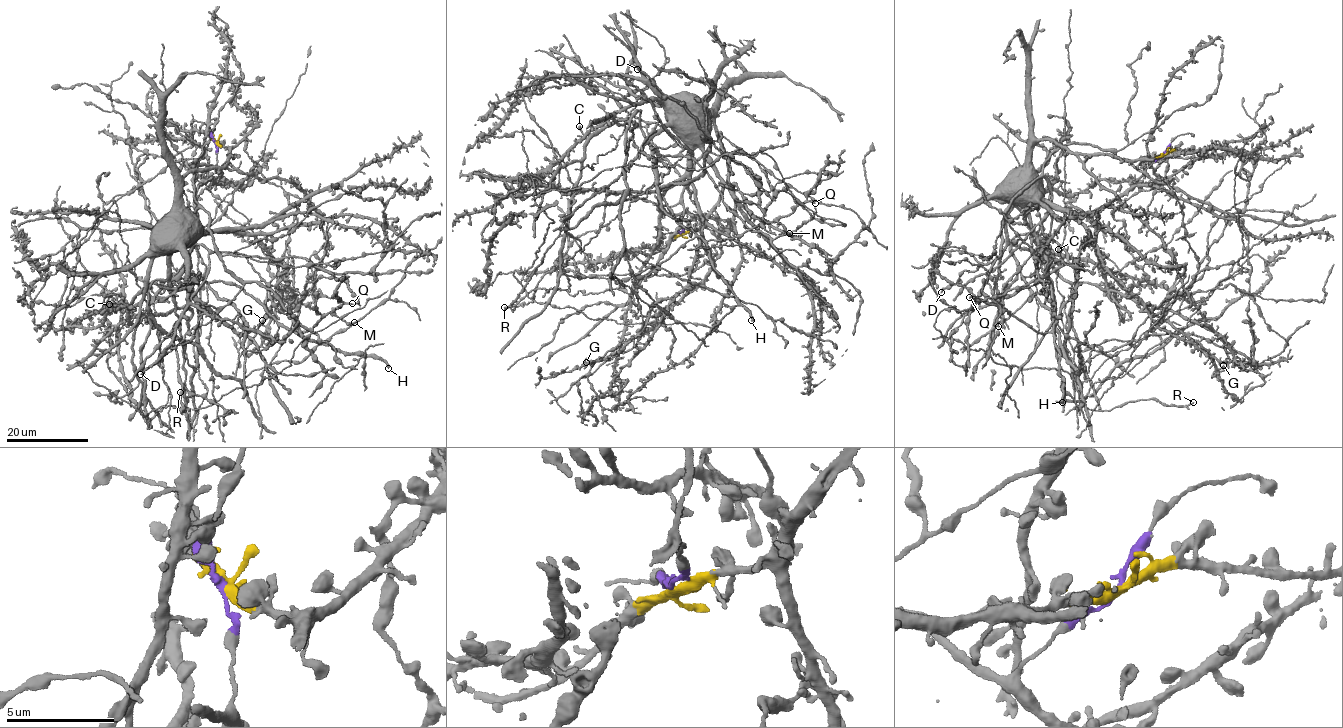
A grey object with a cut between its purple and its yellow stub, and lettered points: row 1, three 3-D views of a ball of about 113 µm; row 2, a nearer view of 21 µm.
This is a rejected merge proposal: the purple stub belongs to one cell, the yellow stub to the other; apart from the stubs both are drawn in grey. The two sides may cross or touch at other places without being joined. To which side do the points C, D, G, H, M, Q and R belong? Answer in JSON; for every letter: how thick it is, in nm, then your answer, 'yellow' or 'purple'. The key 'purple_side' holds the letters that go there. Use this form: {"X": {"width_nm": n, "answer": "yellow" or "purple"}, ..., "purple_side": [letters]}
{"C": {"width_nm": 400, "answer": "yellow"}, "D": {"width_nm": 170, "answer": "purple"}, "G": {"width_nm": 360, "answer": "yellow"}, "H": {"width_nm": 360, "answer": "purple"}, "M": {"width_nm": 160, "answer": "purple"}, "Q": {"width_nm": 110, "answer": "purple"}, "R": {"width_nm": 200, "answer": "purple"}, "purple_side": ["D", "H", "M", "Q", "R"]}

